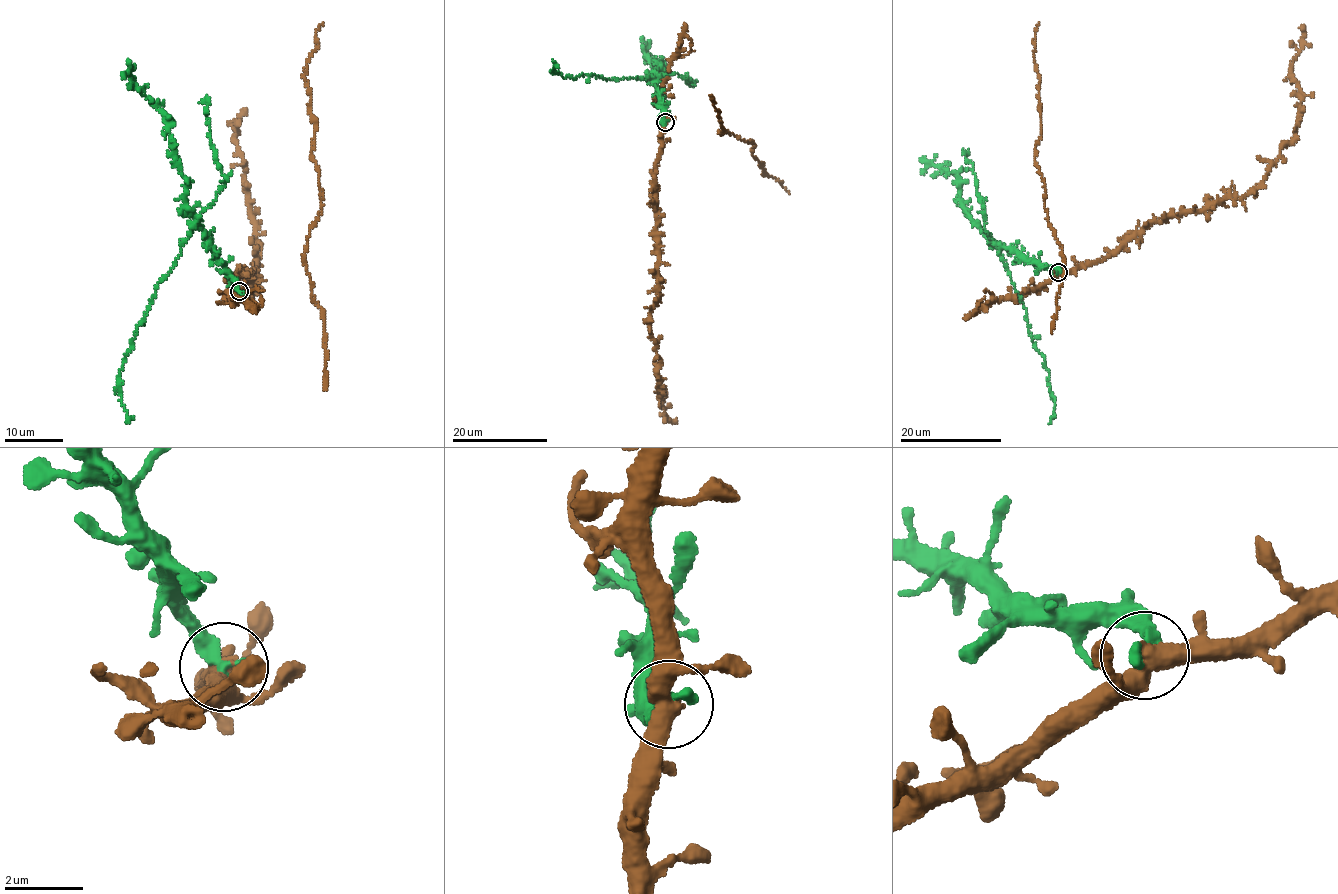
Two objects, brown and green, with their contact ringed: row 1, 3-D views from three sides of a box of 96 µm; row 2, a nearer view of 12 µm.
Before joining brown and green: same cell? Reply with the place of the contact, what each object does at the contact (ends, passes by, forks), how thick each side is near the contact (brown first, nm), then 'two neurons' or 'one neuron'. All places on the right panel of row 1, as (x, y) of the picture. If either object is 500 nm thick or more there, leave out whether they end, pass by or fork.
(1058, 272) | brown passes by | green ends | 460/380 nm | two neurons

